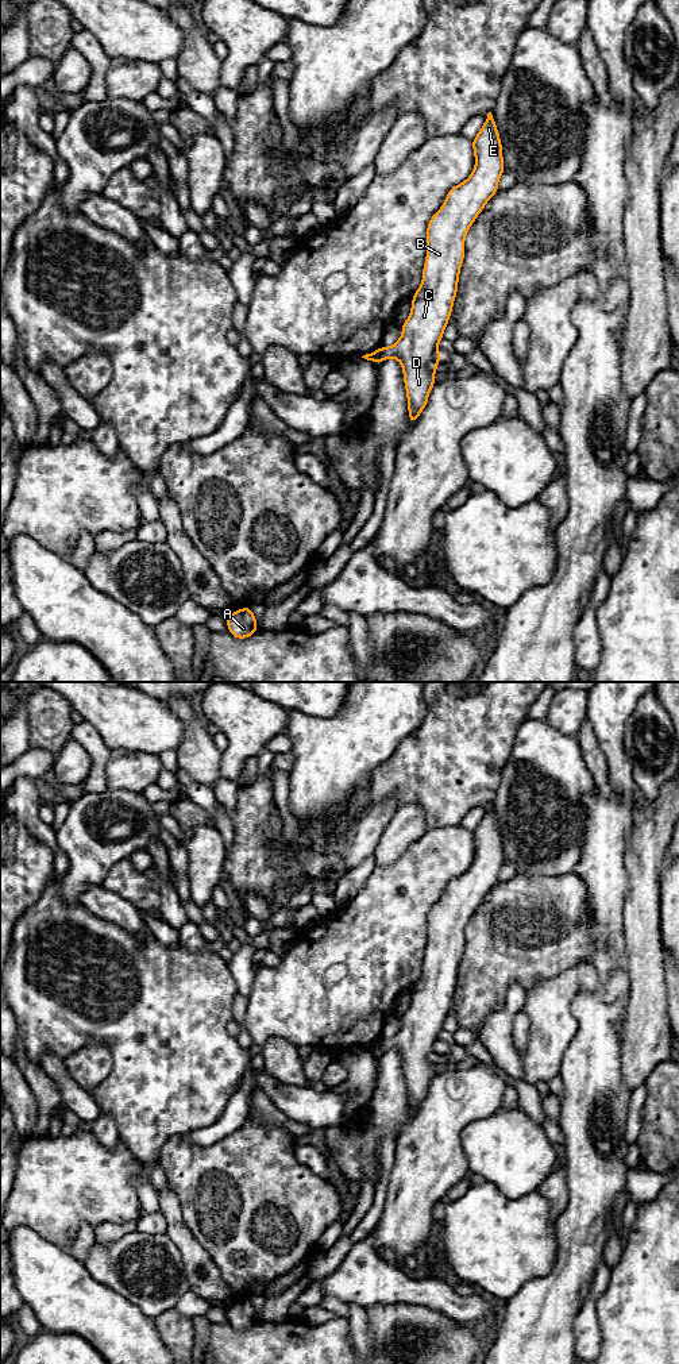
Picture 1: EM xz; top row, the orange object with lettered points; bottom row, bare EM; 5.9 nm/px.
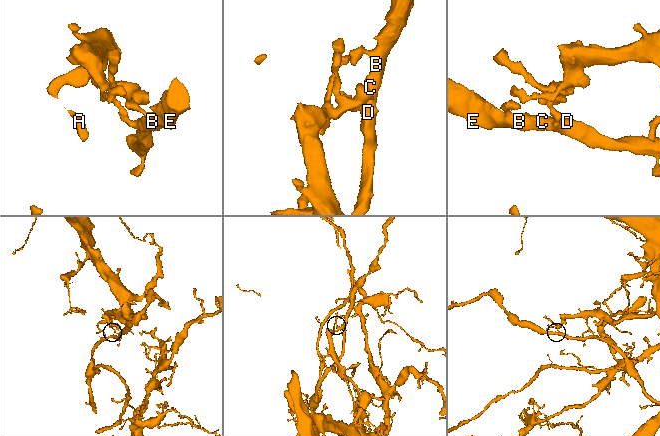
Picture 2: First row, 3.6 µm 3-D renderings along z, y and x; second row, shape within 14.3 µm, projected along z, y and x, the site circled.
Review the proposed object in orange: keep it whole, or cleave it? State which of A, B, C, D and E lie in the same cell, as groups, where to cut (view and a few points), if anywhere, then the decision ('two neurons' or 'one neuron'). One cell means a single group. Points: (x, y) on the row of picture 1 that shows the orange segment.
groups A / B C D E; cut xz (371, 354), (373, 359); two neurons

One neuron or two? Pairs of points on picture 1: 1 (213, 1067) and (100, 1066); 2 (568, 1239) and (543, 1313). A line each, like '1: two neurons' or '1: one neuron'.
1: two neurons
2: one neuron

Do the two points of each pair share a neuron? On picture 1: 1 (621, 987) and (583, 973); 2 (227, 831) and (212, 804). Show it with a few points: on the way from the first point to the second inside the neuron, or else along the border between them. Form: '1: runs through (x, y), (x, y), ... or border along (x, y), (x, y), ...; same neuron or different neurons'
1: runs through (612, 987), (602, 987), (593, 982); same neuron
2: runs through (223, 824), (215, 810); same neuron

